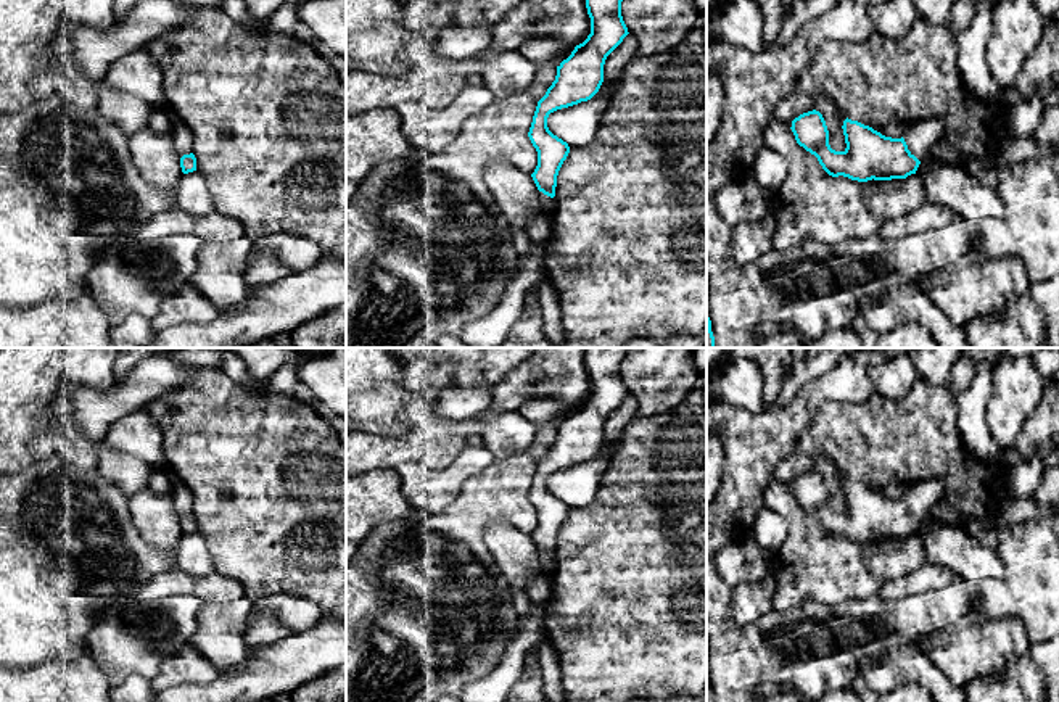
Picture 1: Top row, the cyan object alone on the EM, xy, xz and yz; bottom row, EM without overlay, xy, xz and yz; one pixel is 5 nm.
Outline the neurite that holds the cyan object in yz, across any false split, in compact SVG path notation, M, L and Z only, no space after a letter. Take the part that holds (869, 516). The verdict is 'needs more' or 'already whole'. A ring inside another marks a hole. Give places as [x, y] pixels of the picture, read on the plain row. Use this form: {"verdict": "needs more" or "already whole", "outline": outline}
{"verdict": "needs more", "outline": "M816 470L795 478L790 489L797 504L814 515L829 536L867 543L916 535L919 525L932 518L932 506L943 499L945 481L916 481L906 486L901 499L892 499L847 478L842 486L843 512L830 509L826 481Z"}

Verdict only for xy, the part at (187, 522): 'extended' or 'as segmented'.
extended

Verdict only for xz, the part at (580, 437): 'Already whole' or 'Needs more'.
Needs more

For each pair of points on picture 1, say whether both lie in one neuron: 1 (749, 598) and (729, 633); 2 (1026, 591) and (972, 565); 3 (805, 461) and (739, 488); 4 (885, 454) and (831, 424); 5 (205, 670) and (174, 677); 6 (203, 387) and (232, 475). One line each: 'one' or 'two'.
1: two
2: two
3: two
4: one
5: one
6: one

